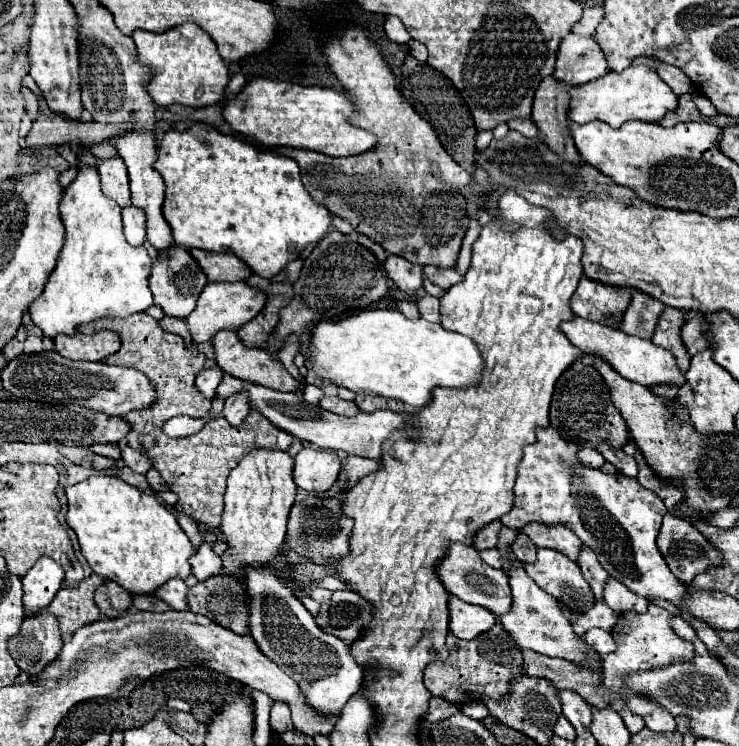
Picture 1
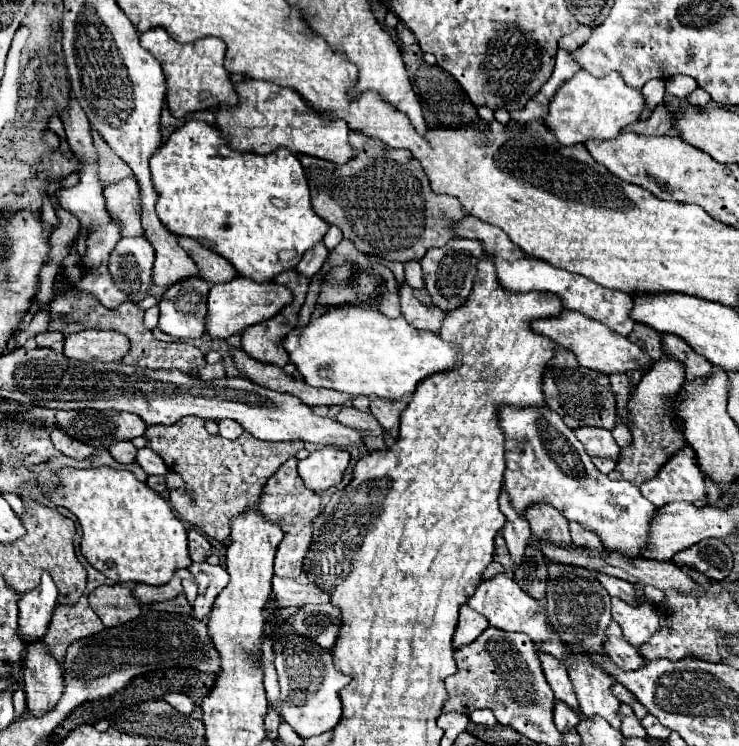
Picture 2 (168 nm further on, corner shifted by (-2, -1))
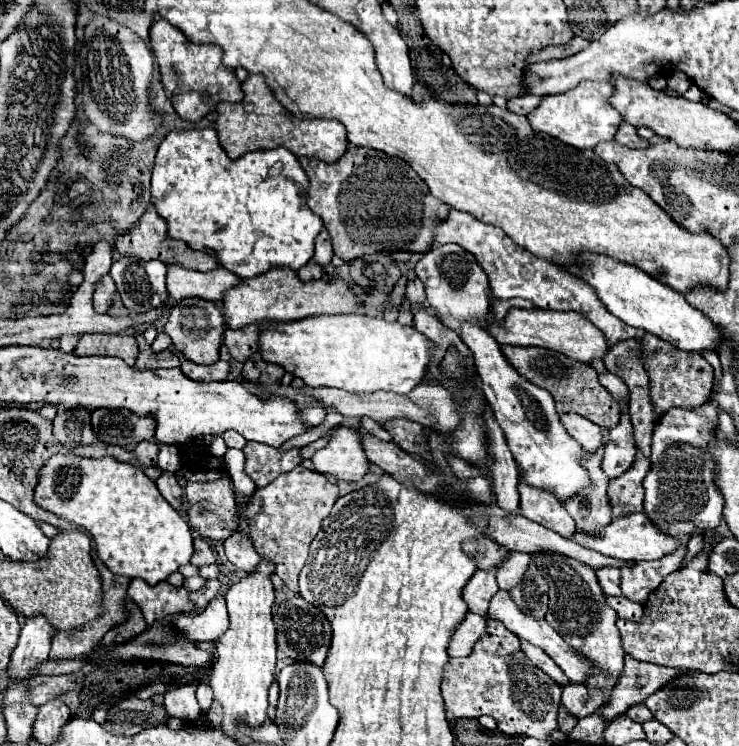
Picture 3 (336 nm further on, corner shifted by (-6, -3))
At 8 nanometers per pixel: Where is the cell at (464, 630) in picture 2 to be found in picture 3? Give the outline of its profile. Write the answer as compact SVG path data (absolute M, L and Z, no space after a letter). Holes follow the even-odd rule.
M468 612L464 616L464 620L454 628L454 634L448 644L448 656L452 656L452 658L468 656L474 648L474 642L480 640L484 630L486 630L486 620L478 614Z

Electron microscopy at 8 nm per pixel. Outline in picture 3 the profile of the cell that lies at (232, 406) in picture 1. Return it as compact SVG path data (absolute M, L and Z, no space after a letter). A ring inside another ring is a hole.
M224 432L222 438L224 438L228 448L244 448L246 446L246 438L240 436L238 432Z

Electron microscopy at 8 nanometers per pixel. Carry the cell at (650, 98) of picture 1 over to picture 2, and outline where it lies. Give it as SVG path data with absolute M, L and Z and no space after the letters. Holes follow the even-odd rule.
M584 72L564 82L562 90L552 98L550 112L546 116L546 126L556 134L562 144L580 144L590 138L616 138L624 126L636 122L642 112L648 108L646 98L640 88L632 88L624 82L624 78L614 72L604 78L594 78Z

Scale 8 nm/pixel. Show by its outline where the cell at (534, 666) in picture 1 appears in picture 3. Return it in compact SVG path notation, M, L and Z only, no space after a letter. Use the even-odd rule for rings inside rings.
M638 704L638 706L634 706L634 710L628 710L626 712L634 722L640 722L640 724L644 724L644 722L648 722L648 720L652 720L654 716L652 716L652 712L644 706L644 704Z

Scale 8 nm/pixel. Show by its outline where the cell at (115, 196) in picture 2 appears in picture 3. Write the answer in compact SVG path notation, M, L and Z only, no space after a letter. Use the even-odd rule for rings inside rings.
M150 204L150 208L146 210L146 214L142 216L142 220L140 220L128 234L118 236L116 250L118 250L120 254L136 256L136 258L140 258L140 260L162 260L164 264L180 264L180 266L184 266L184 268L198 270L198 272L210 272L210 270L216 270L216 268L218 268L218 262L216 262L210 254L192 250L192 248L188 248L182 240L170 240L170 238L166 236L166 222L156 214L154 204Z

